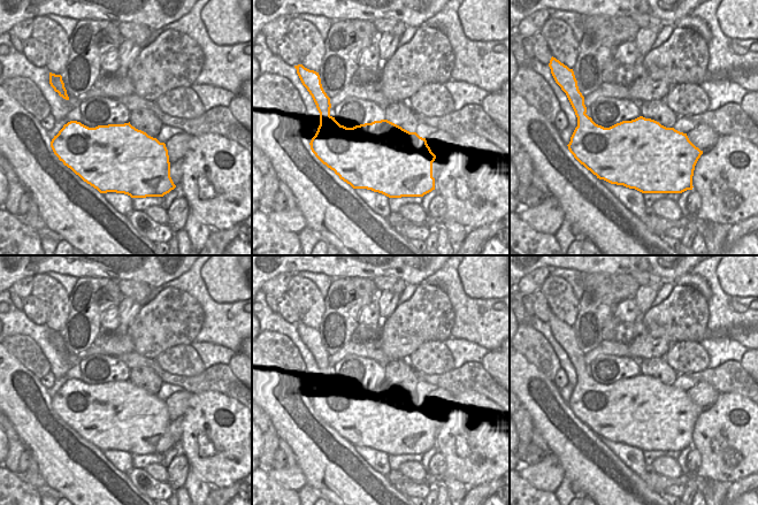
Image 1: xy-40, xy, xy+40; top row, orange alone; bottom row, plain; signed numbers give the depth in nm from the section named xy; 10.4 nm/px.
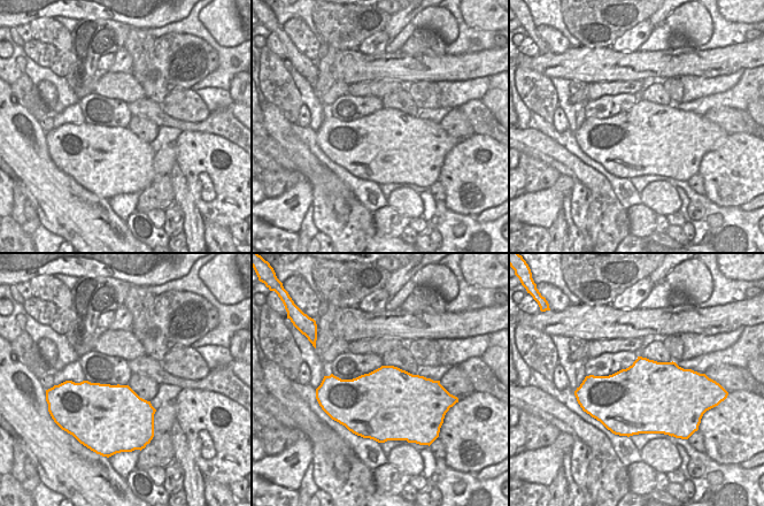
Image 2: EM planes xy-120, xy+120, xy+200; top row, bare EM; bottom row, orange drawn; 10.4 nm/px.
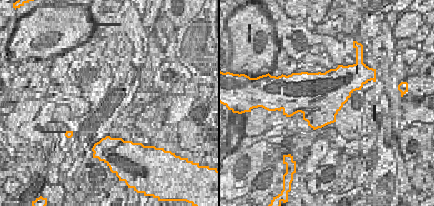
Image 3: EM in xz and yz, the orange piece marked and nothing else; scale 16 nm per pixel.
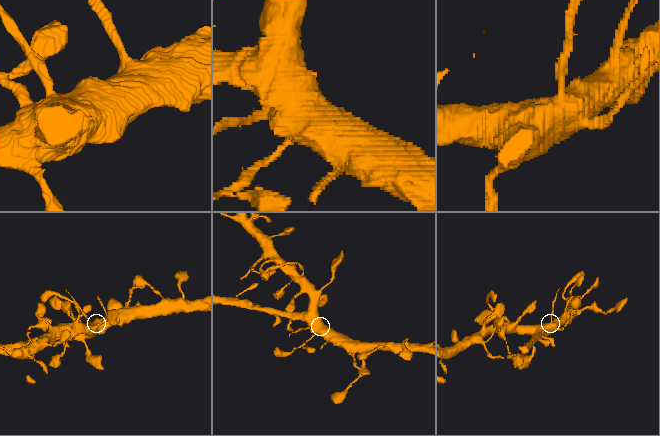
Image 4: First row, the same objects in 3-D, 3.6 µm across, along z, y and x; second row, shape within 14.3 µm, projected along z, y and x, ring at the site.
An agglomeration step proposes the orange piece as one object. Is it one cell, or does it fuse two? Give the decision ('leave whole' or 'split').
split

